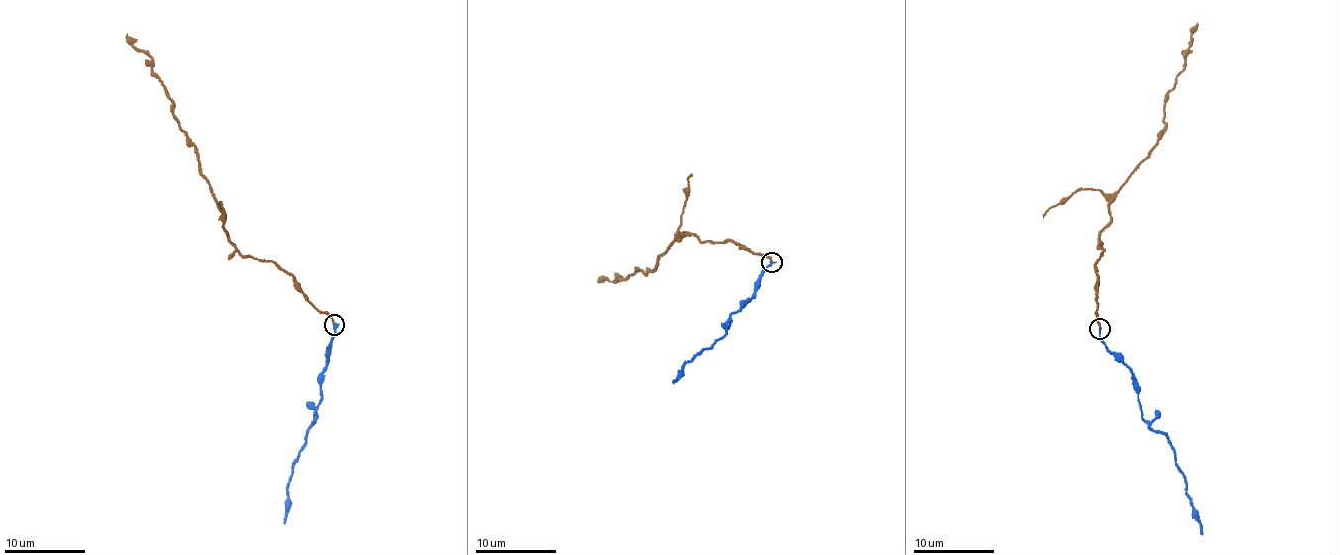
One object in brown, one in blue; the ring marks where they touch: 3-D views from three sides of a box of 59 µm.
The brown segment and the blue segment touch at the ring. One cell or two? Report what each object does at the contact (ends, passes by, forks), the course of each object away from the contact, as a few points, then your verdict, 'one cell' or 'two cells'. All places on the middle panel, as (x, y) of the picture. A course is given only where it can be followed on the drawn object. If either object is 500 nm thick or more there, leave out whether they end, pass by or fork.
brown ends | blue ends | brown via (771, 261), (737, 243), (700, 242), (686, 232), (652, 270), (639, 267), (625, 279), (600, 280) | blue via (771, 261), (750, 298), (727, 323), (726, 332), (679, 372), (673, 384) | two cells

